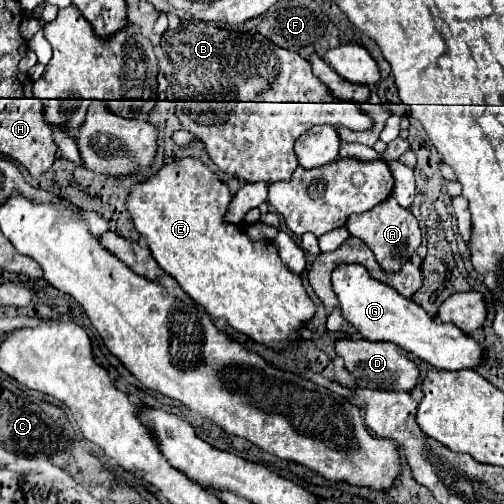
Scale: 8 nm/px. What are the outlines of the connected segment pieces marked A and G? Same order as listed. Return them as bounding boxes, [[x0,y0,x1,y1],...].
[[346,197,420,271],[332,263,484,371]]

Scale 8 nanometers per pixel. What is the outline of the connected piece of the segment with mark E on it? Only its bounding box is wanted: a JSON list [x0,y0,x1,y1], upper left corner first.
[126,157,314,349]

